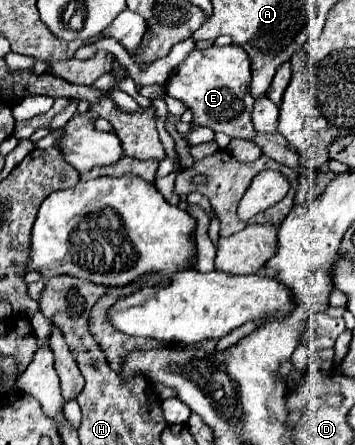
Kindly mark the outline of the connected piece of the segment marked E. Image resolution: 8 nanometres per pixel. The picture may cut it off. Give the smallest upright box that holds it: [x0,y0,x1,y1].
[167,46,255,140]

